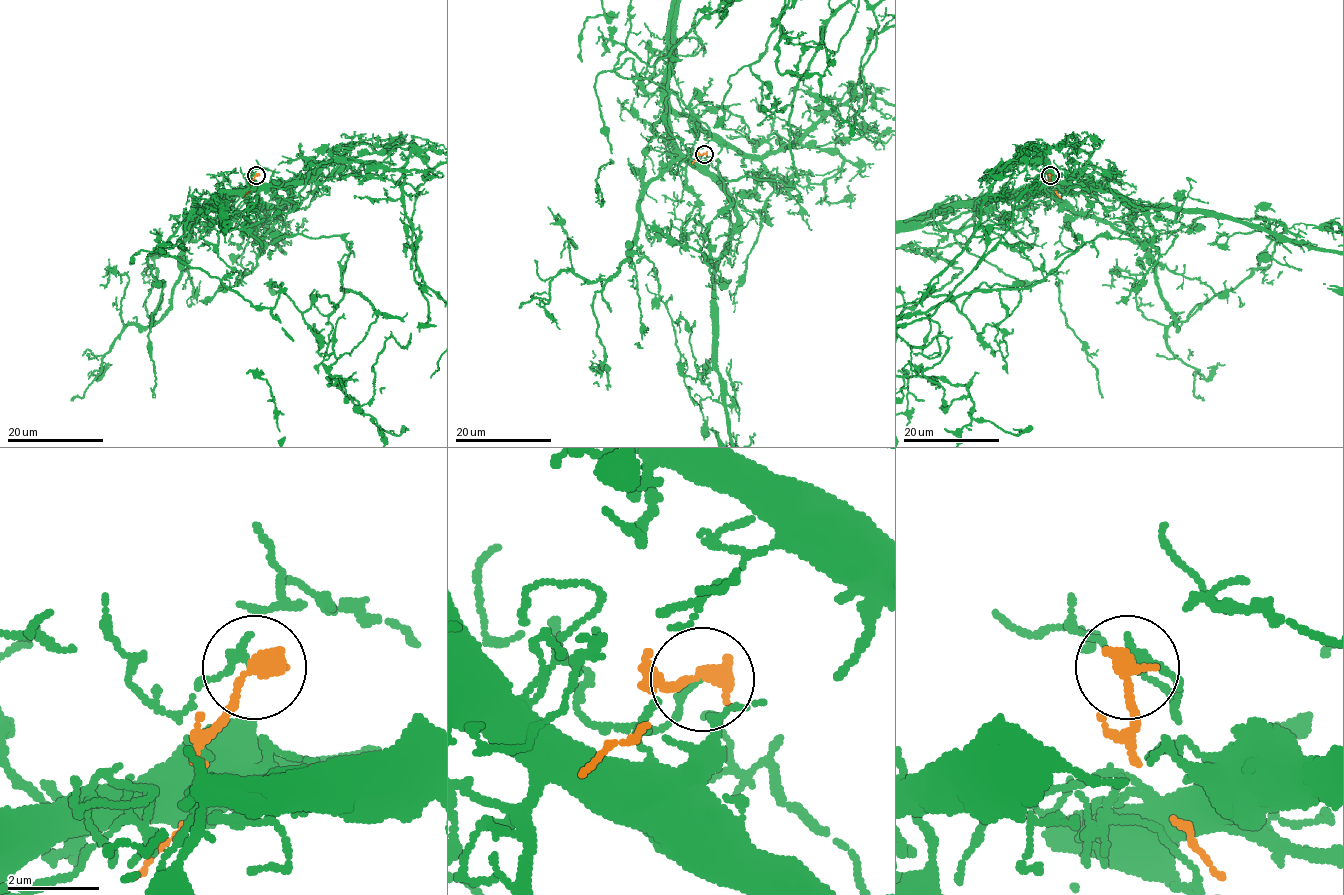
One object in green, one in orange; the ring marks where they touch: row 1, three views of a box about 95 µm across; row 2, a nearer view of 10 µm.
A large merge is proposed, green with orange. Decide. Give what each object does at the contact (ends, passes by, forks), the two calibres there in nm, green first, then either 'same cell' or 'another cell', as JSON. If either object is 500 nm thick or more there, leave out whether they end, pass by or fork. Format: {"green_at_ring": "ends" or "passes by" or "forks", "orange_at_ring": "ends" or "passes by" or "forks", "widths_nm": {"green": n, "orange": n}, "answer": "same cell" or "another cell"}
{"green_at_ring": "ends", "orange_at_ring": "ends", "widths_nm": {"green": 200, "orange": 440}, "answer": "another cell"}

